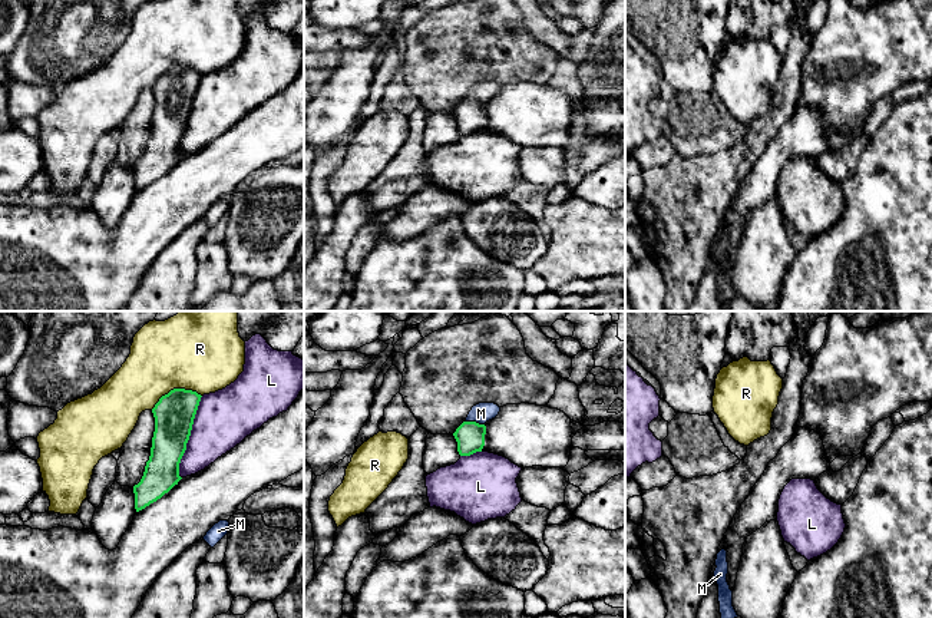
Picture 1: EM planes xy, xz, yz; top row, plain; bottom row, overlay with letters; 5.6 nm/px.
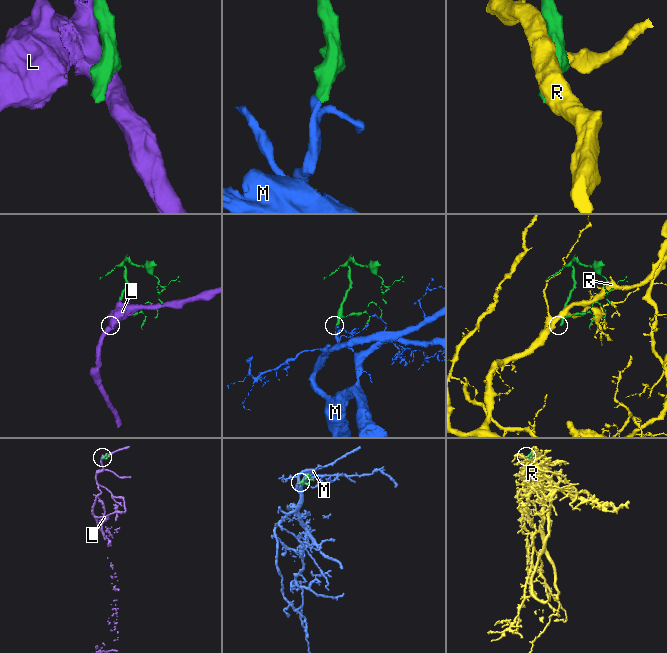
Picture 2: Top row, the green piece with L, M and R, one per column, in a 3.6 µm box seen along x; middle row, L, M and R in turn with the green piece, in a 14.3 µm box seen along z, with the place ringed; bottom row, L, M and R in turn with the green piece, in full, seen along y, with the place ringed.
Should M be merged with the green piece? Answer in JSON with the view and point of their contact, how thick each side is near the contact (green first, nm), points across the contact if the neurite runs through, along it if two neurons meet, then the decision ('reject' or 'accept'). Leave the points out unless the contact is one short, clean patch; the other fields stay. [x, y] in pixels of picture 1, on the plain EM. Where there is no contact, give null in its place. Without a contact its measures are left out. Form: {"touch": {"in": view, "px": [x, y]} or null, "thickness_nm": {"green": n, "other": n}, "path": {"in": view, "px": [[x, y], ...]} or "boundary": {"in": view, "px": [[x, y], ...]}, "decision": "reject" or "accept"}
{"touch": {"in": "xz", "px": [475, 101]}, "thickness_nm": {"green": 160, "other": 120}, "path": {"in": "xz", "px": [[471, 115], [475, 101], [481, 92]]}, "decision": "accept"}

